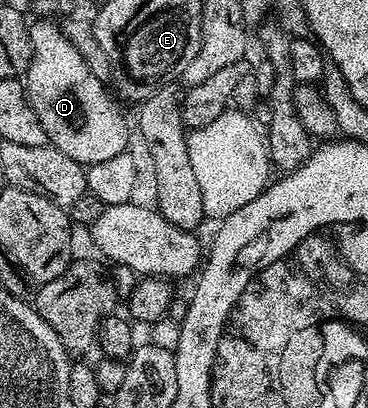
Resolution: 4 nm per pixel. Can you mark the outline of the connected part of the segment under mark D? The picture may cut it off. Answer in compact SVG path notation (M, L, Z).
M32 21L30 28L33 56L25 75L27 99L31 102L33 112L37 112L41 128L45 128L48 143L65 152L65 156L83 163L84 167L101 164L101 160L109 160L124 153L128 149L127 122L123 119L122 112L115 107L116 99L107 95L108 87L101 80L97 80L93 72L89 72L89 64L81 60L81 52L77 52L77 48L69 44L69 40L54 21Z

